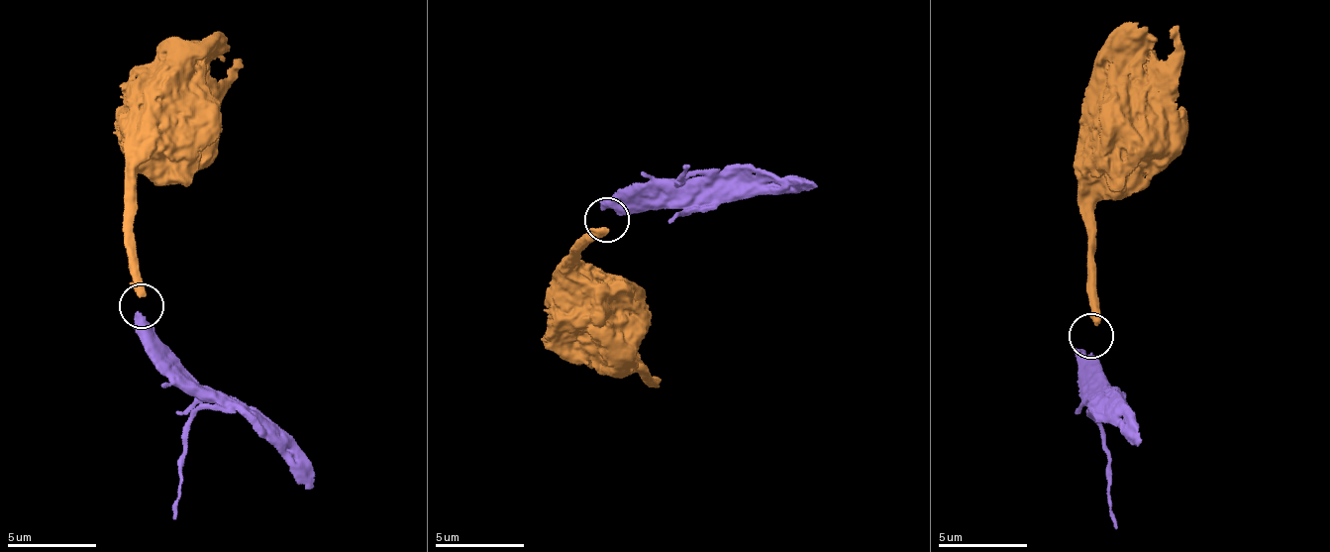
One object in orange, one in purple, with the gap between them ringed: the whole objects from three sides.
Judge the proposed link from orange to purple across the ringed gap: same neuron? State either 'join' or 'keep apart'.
keep apart

